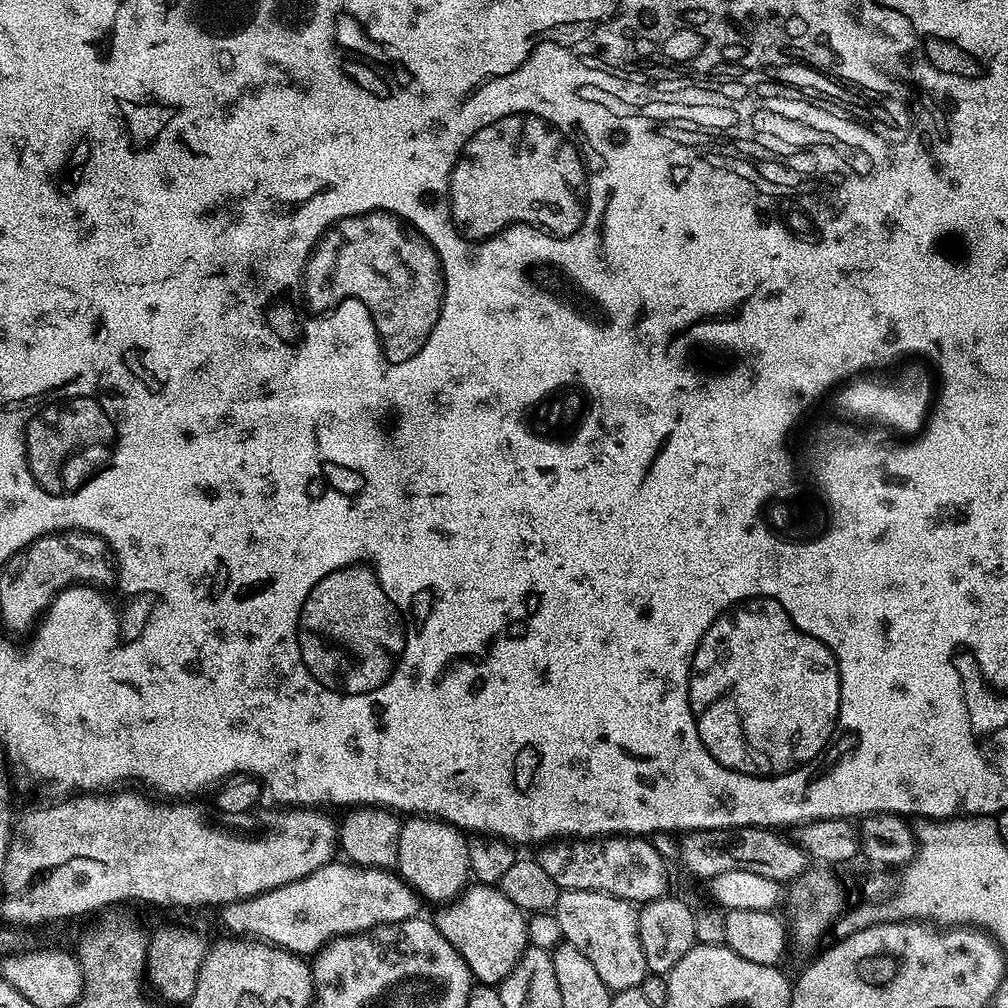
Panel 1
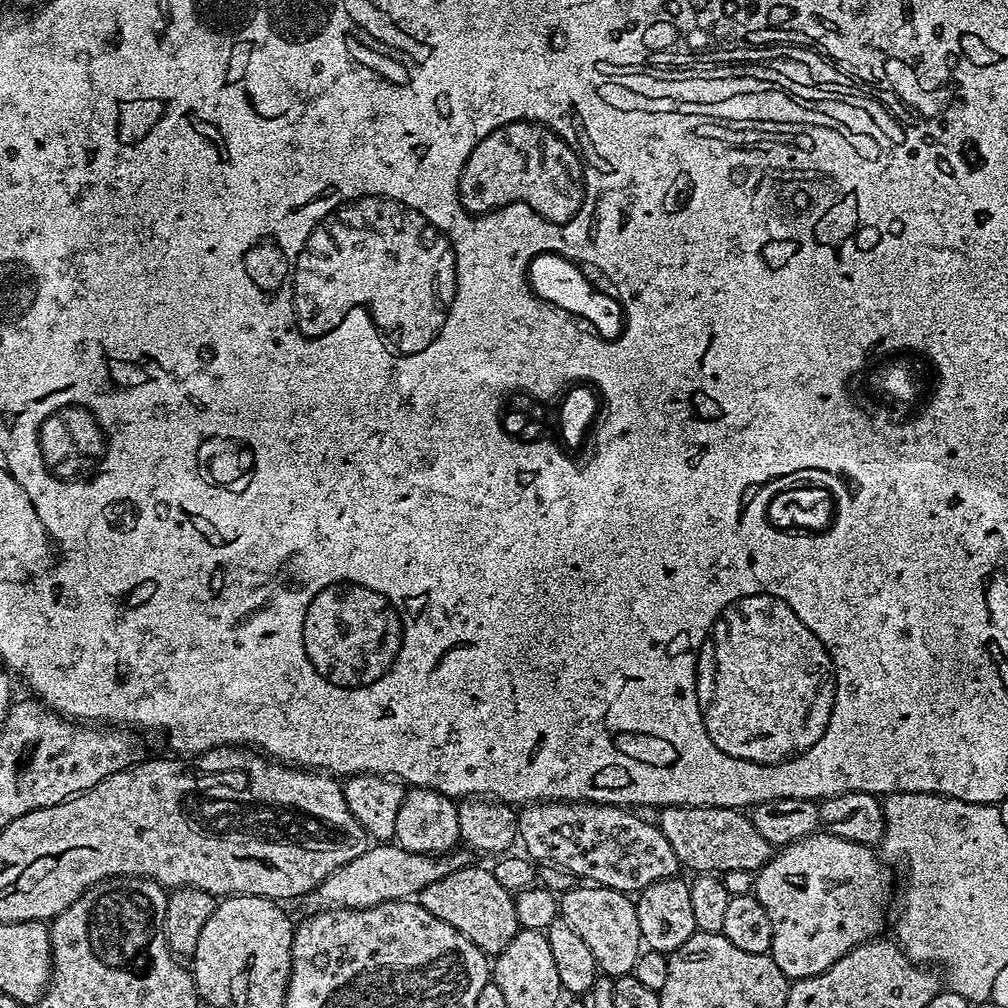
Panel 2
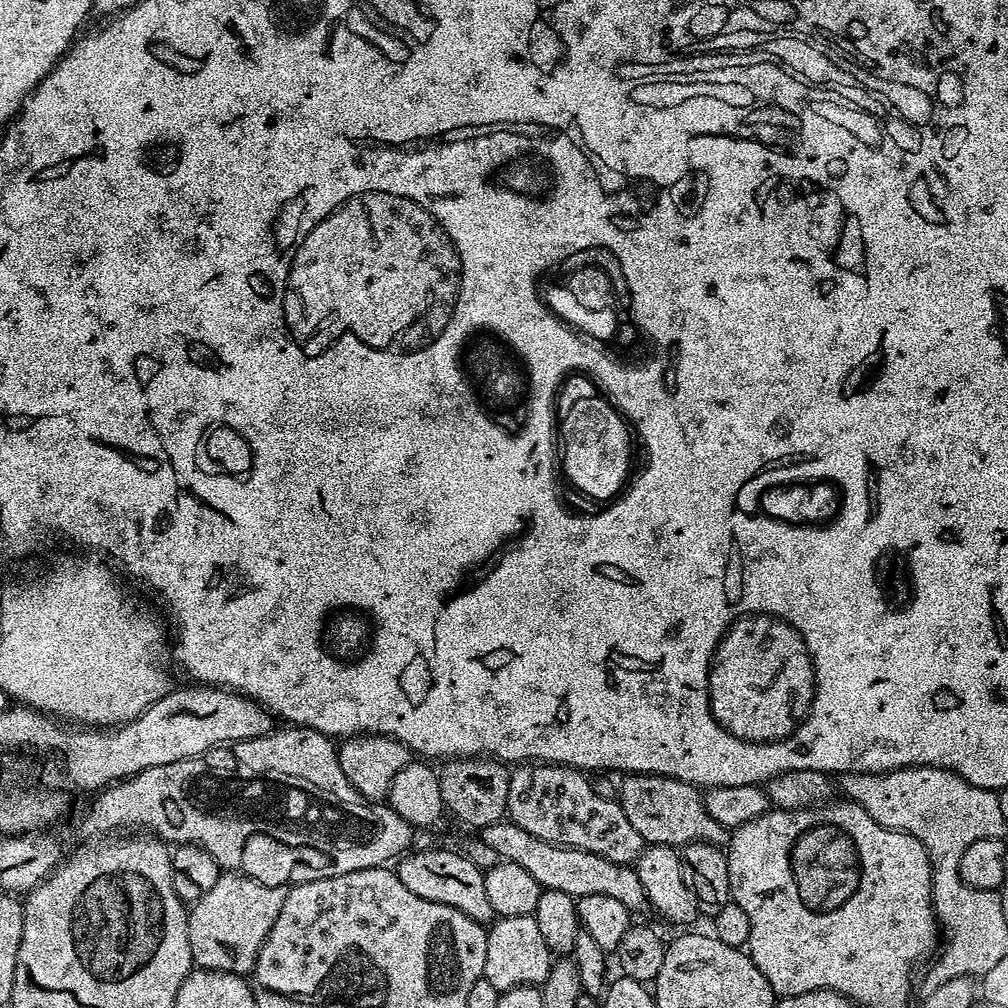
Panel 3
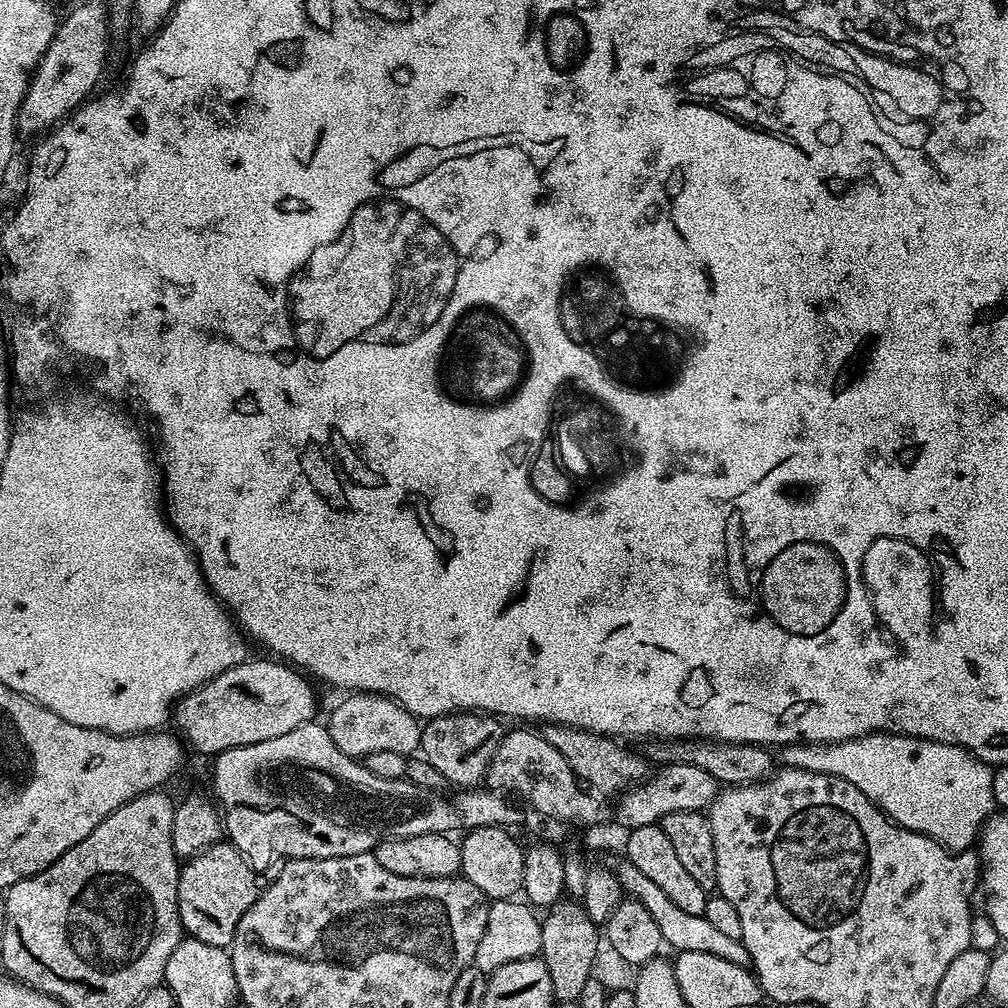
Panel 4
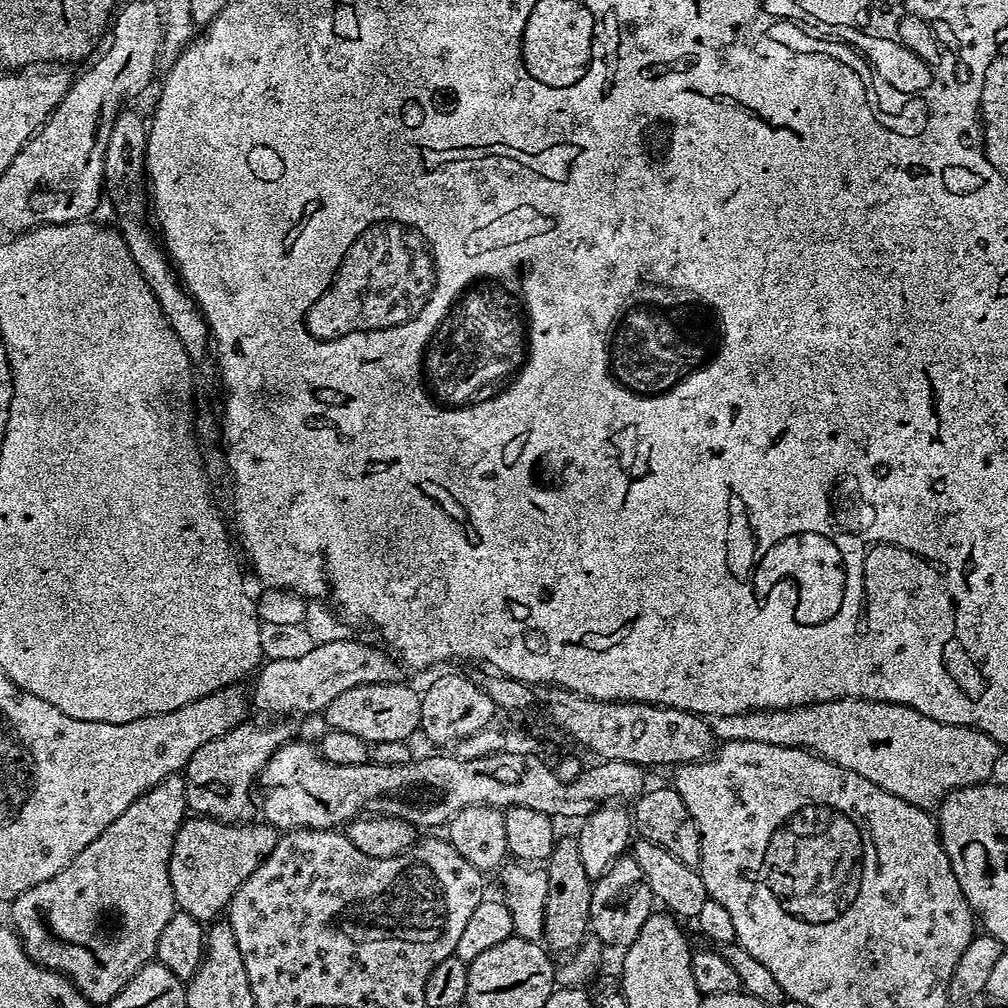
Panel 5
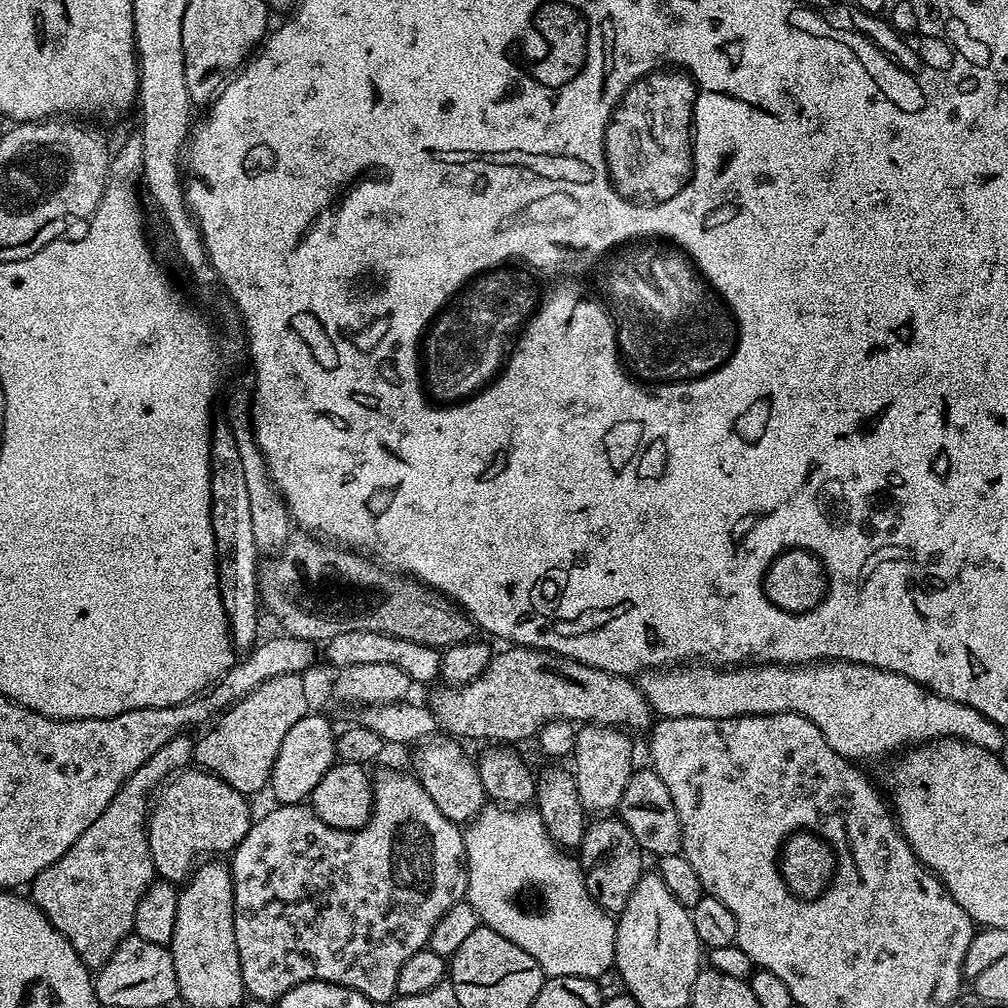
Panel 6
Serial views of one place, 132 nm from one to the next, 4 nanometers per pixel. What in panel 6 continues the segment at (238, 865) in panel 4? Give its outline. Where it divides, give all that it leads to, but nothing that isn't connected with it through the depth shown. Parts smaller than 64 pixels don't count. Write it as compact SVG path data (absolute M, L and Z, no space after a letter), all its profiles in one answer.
M199 766L177 772L159 789L148 813L148 841L156 876L180 886L192 875L201 858L220 854L216 852L235 852L254 819L248 802L247 795Z

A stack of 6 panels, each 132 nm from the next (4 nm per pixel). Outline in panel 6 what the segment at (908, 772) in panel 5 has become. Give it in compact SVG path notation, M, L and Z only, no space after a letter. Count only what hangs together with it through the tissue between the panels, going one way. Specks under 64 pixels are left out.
M825 660L810 664L762 664L732 666L727 670L695 672L695 667L680 666L675 670L649 670L639 677L640 693L648 699L657 717L670 718L734 718L735 716L765 716L793 712L818 726L822 738L838 754L853 762L872 760L887 752L899 753L905 746L924 746L933 740L963 740L965 744L977 744L992 752L992 727L996 725L986 714L965 704L942 698L918 682L890 670L875 668L869 664L855 664L845 660Z

